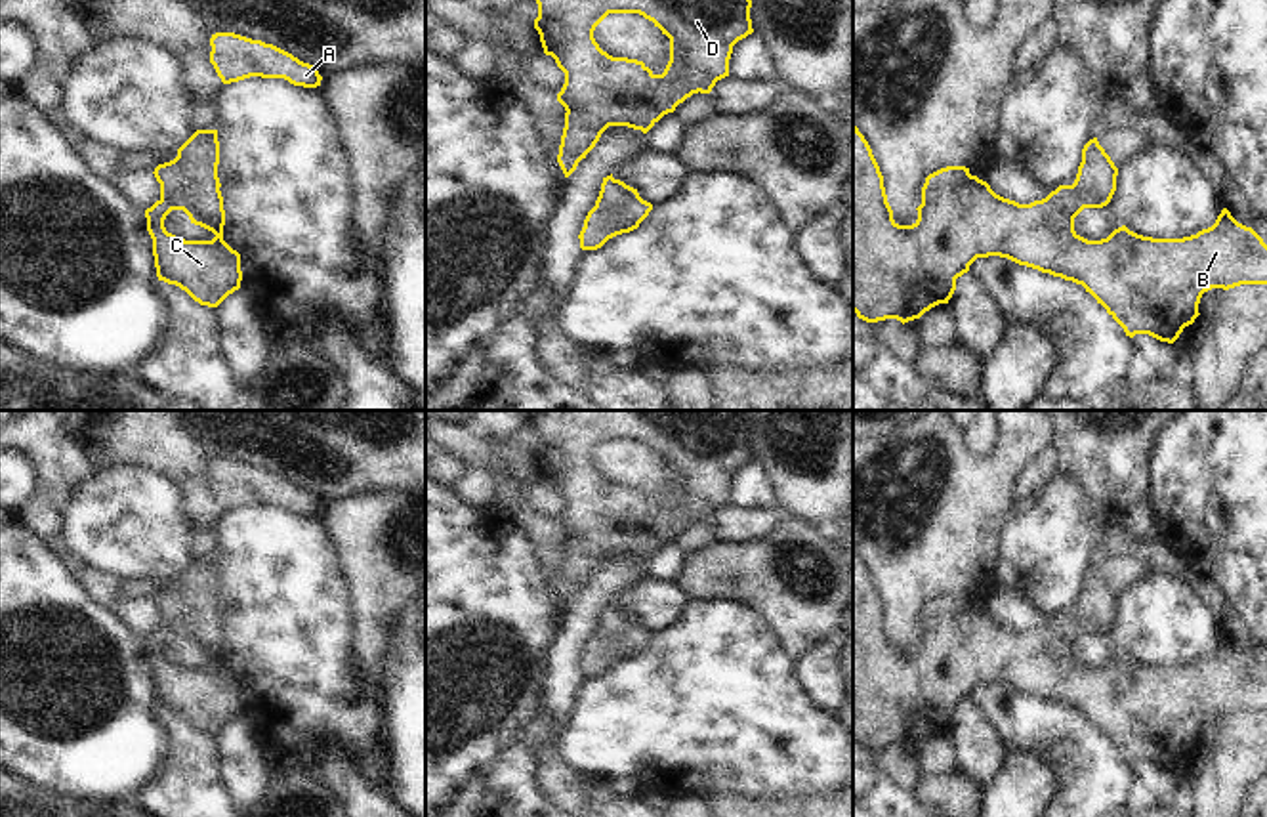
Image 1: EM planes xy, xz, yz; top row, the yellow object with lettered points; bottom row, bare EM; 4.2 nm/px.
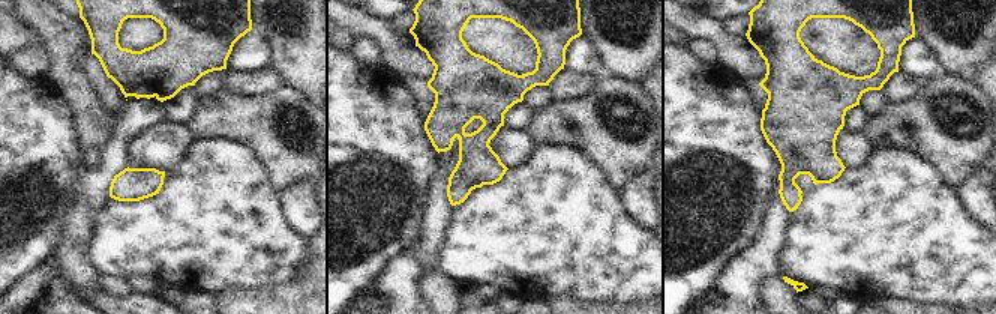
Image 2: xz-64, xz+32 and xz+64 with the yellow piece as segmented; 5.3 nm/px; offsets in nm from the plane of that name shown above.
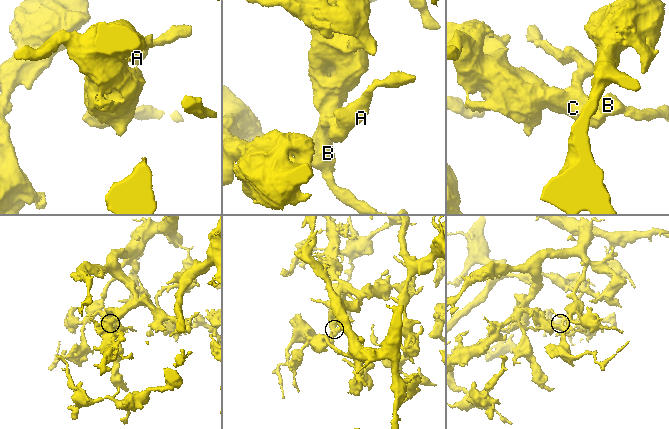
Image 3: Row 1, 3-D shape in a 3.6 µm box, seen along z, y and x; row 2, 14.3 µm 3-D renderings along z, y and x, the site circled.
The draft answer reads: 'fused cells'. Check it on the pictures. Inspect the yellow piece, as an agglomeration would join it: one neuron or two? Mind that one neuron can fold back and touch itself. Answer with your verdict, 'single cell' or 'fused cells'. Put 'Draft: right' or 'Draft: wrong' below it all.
single cell
Draft: wrong

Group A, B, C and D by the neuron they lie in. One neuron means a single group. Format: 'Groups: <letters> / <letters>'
Groups: A B C D

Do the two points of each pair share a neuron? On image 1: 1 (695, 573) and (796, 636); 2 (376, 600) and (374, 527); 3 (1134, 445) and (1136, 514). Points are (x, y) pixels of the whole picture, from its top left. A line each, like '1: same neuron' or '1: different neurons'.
1: same neuron
2: same neuron
3: different neurons

